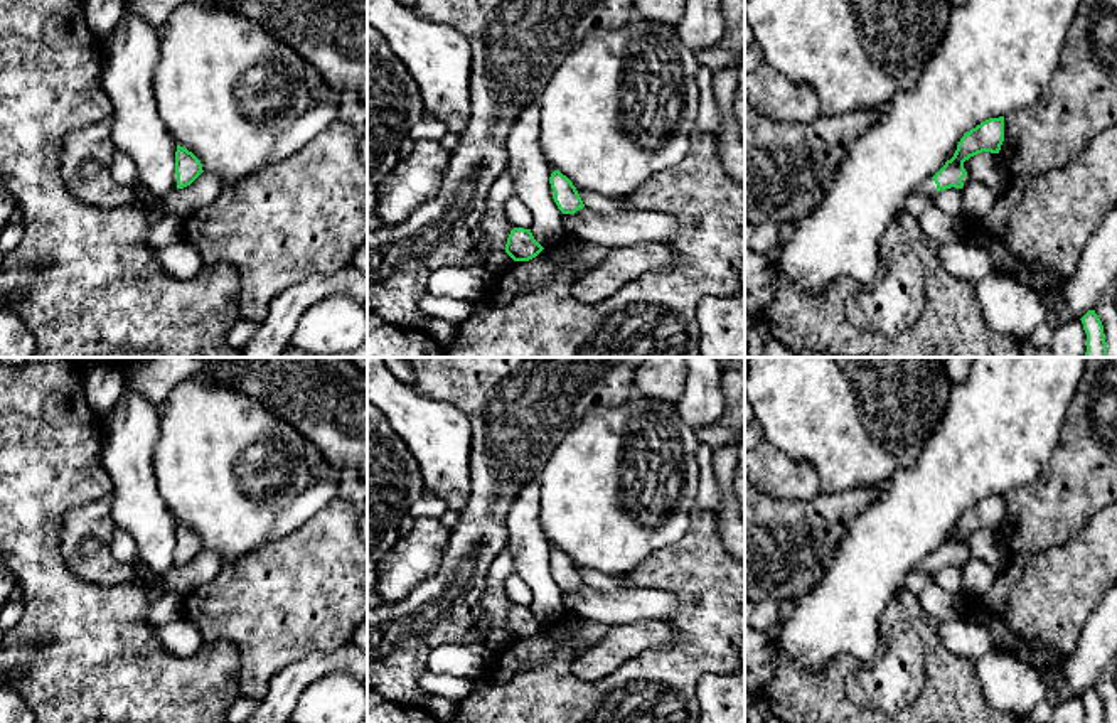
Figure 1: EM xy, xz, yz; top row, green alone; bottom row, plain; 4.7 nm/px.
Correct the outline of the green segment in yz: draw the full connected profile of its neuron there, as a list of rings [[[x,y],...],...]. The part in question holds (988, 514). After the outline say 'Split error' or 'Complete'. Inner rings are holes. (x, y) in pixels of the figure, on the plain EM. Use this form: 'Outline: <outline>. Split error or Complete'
Outline: [[[1004,494],[982,499],[970,509],[964,511],[954,534],[947,538],[933,554],[917,563],[910,573],[933,575],[937,570],[950,565],[965,565],[970,558],[964,546],[964,539],[982,529],[999,531],[1002,519]]]. Split error

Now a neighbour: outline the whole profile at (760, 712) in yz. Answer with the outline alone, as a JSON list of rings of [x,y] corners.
[[[760,698],[751,708],[745,710],[746,723],[783,723],[770,710],[767,698]]]

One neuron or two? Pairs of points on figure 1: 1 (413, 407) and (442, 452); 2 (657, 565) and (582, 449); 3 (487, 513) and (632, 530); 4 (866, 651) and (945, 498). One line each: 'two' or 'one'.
1: one
2: two
3: two
4: one

